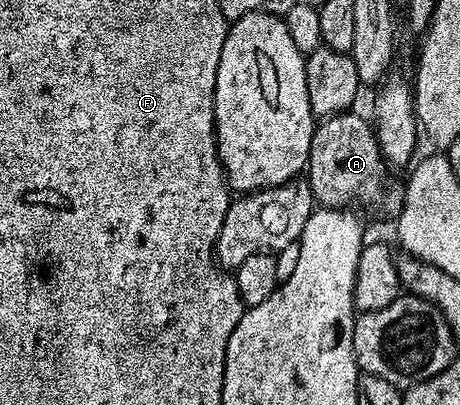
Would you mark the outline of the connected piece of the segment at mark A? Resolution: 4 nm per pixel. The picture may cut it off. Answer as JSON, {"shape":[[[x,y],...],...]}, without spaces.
{"shape":[[[356,111],[336,113],[333,117],[325,117],[313,128],[310,139],[310,155],[306,180],[312,200],[317,206],[325,209],[343,209],[351,206],[351,201],[356,205],[373,205],[380,213],[398,215],[403,210],[404,192],[401,182],[388,181],[389,166],[384,160],[384,153],[376,142],[376,131],[371,120],[359,117]]]}

